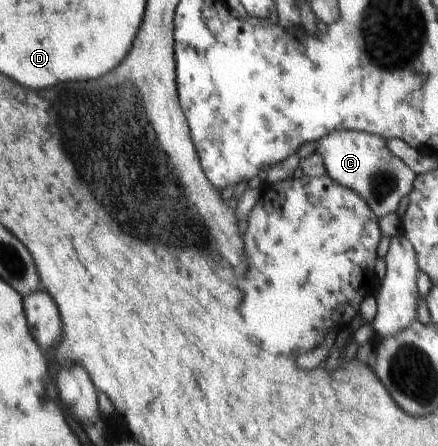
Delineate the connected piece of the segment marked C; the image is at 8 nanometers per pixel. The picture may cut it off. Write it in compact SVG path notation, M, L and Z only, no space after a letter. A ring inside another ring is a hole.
M338 128L318 138L316 143L314 154L320 154L326 176L362 196L362 200L366 201L374 216L379 219L391 212L396 213L402 198L409 194L416 175L398 156L390 152L382 136Z

